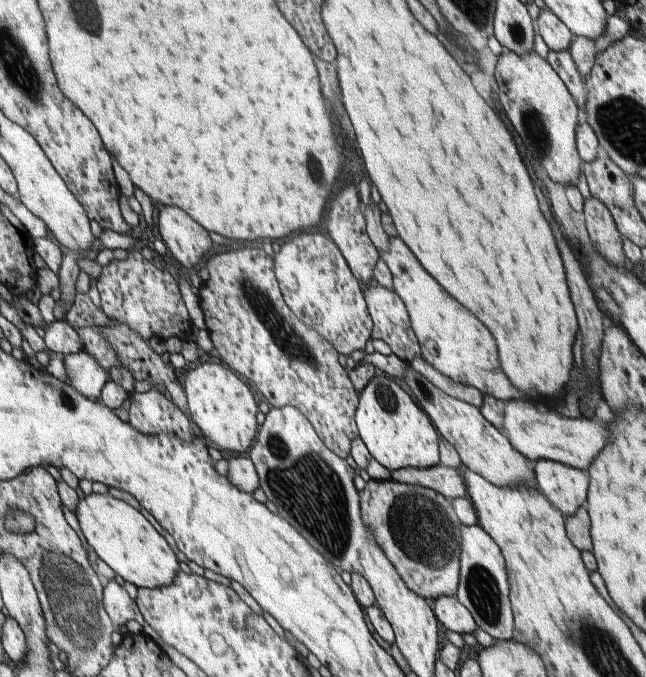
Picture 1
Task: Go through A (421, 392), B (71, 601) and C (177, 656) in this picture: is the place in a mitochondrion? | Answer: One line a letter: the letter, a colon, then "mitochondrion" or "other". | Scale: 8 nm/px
A: mitochondrion
B: mitochondrion
C: other

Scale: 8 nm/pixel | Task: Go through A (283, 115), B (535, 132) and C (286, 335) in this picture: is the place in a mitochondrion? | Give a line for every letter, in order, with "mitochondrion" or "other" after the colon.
A: other
B: mitochondrion
C: mitochondrion

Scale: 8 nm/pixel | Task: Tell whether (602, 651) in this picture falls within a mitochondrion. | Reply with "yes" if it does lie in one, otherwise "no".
yes

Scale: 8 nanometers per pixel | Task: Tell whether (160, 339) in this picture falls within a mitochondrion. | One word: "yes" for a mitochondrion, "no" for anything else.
no

